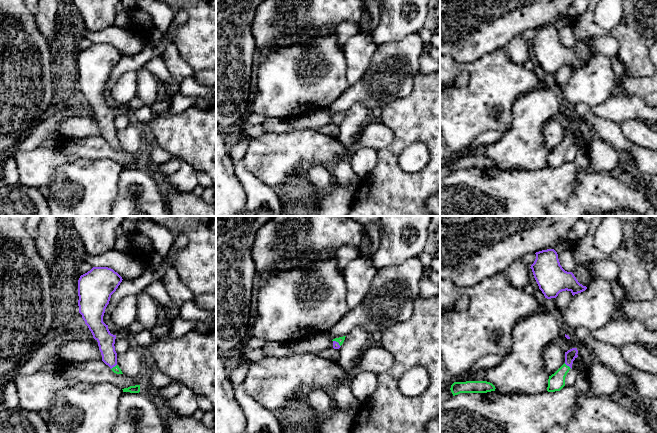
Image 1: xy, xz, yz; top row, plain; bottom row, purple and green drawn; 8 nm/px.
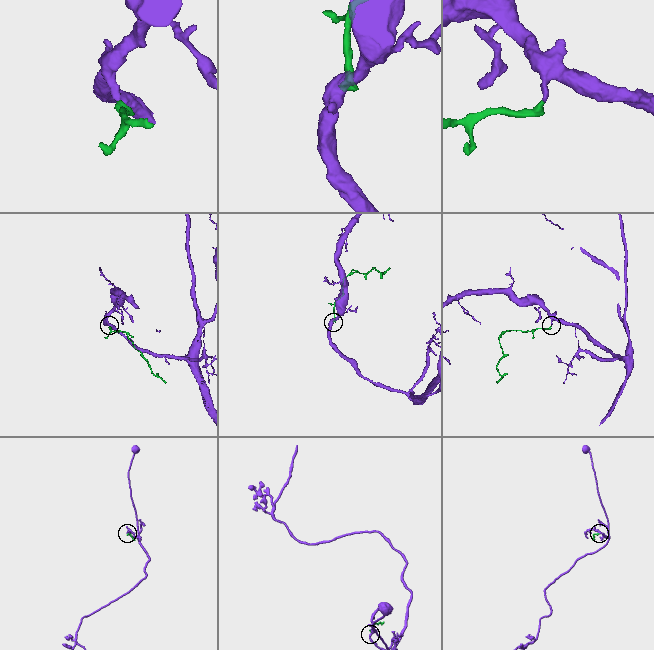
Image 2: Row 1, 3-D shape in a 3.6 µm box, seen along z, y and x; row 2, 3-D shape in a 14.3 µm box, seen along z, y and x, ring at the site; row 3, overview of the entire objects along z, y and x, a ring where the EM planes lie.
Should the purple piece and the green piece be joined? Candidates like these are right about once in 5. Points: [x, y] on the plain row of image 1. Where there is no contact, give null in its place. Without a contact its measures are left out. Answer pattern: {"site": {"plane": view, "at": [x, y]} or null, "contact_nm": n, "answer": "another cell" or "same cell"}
{"site": {"plane": "yz", "at": [568, 141]}, "contact_nm": 80, "answer": "same cell"}

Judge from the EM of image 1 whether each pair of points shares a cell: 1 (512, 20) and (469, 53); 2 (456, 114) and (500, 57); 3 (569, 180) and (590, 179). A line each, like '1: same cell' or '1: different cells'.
1: same cell
2: same cell
3: different cells

